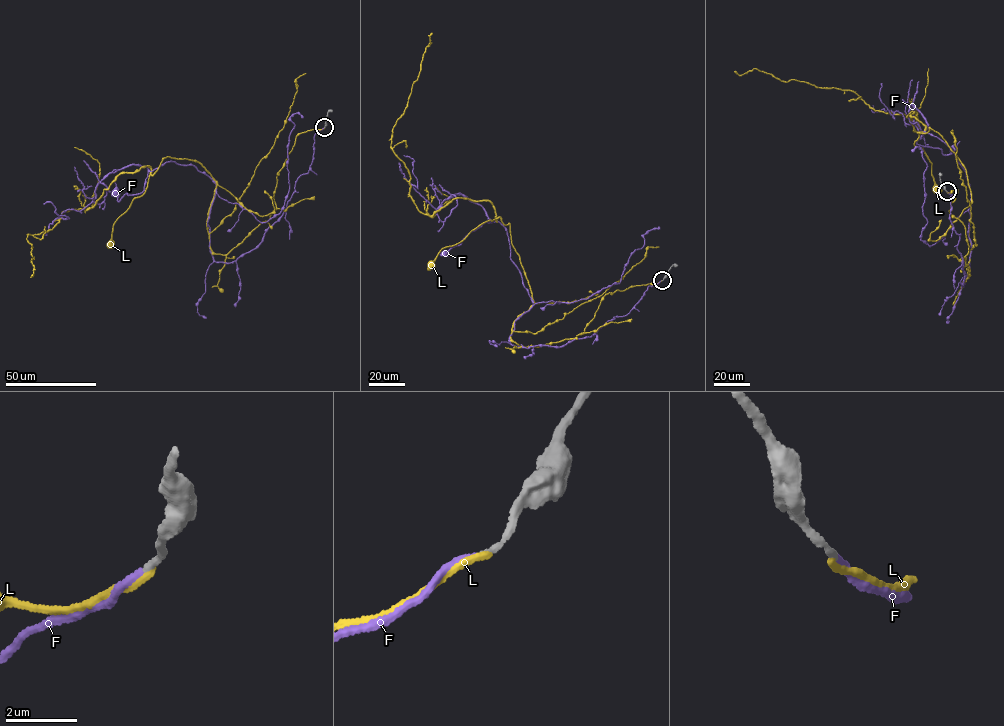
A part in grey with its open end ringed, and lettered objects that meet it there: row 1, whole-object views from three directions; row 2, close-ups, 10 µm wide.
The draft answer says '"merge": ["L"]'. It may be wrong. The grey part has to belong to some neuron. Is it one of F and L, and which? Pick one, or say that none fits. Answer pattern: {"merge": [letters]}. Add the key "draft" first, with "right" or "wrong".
{"draft": "wrong", "merge": ["F"]}

